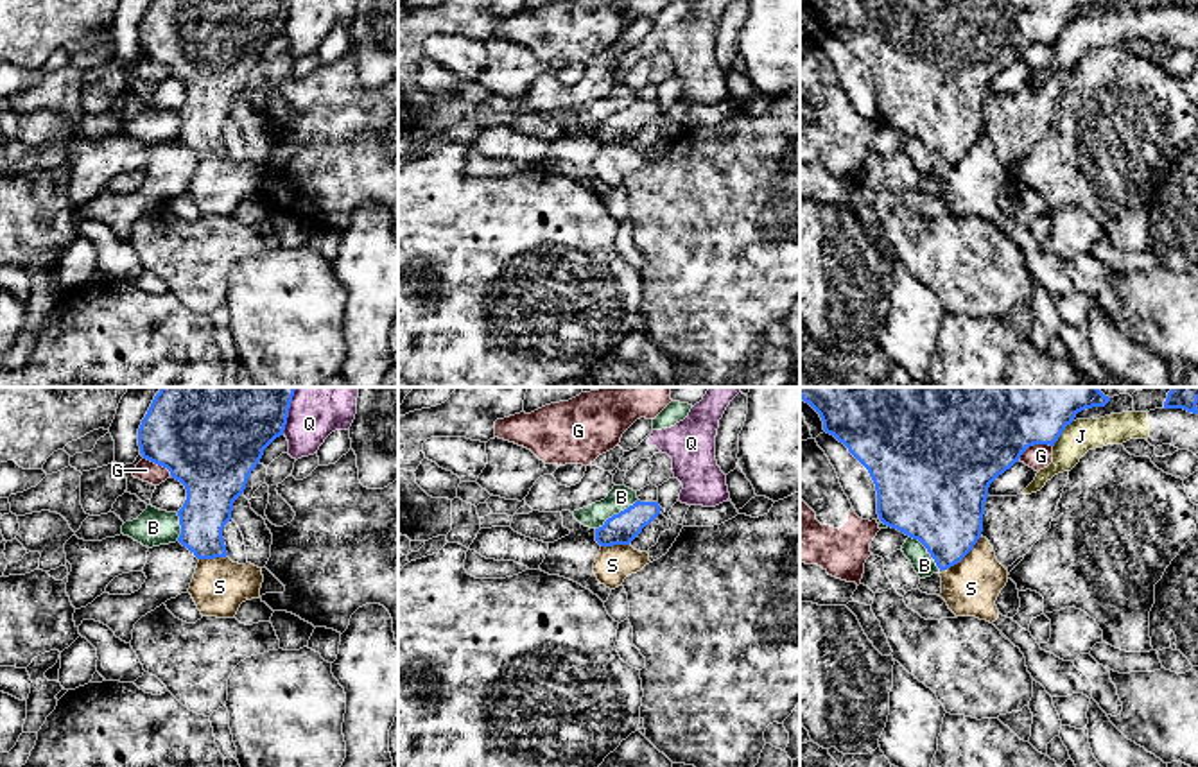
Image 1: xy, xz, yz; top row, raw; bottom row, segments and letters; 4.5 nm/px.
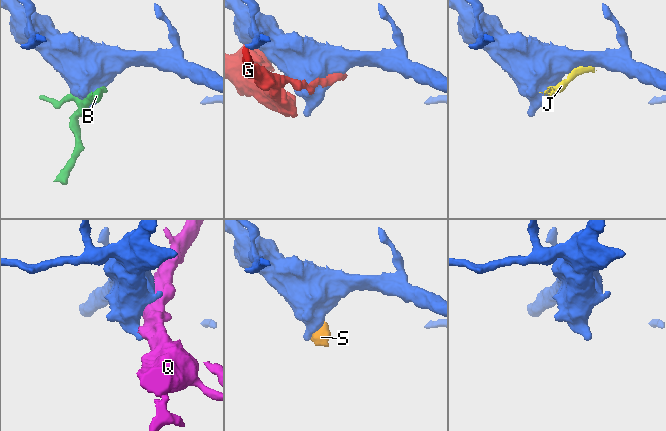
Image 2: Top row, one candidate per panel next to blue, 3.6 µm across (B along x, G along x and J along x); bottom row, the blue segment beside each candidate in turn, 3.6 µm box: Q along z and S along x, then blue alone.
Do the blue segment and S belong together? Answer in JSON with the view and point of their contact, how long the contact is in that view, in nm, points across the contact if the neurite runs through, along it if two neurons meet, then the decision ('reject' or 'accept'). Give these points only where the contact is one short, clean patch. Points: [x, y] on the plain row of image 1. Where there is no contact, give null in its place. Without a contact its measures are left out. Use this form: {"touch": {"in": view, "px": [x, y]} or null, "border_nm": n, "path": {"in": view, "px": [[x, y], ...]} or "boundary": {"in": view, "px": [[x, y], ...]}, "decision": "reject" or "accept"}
{"touch": {"in": "yz", "px": [962, 156]}, "border_nm": 260, "boundary": {"in": "yz", "px": [[981, 135], [956, 162], [940, 171]]}, "decision": "reject"}

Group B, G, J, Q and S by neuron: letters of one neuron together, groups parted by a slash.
B J / G / Q / S

